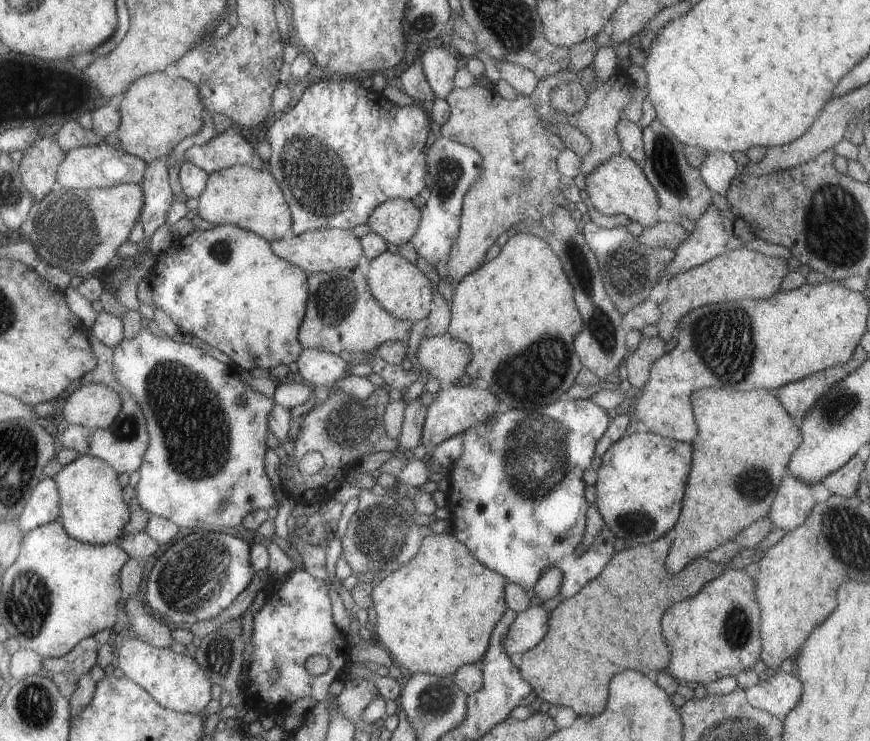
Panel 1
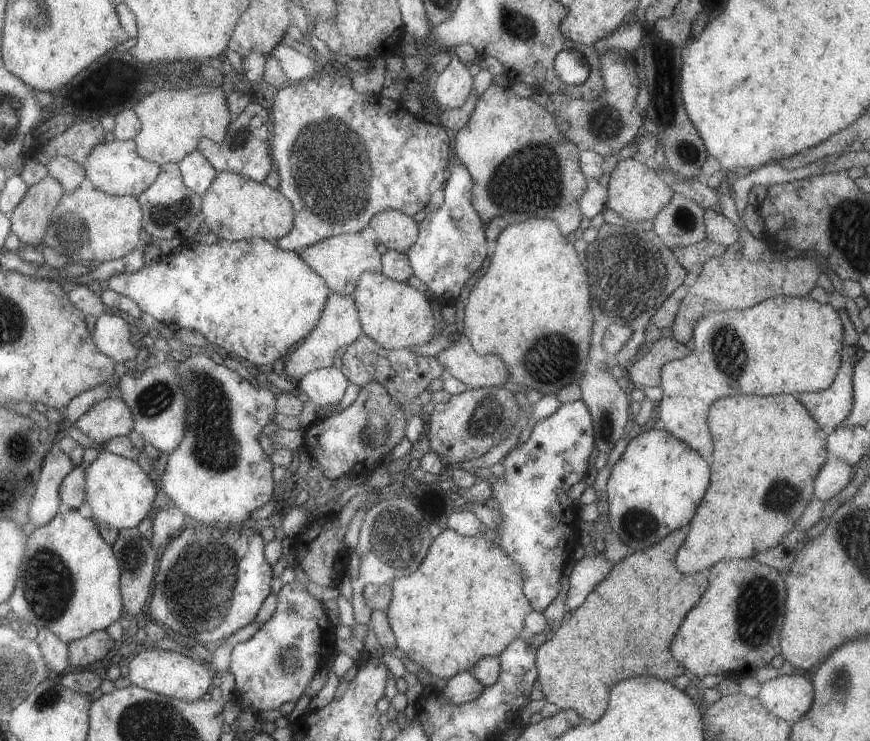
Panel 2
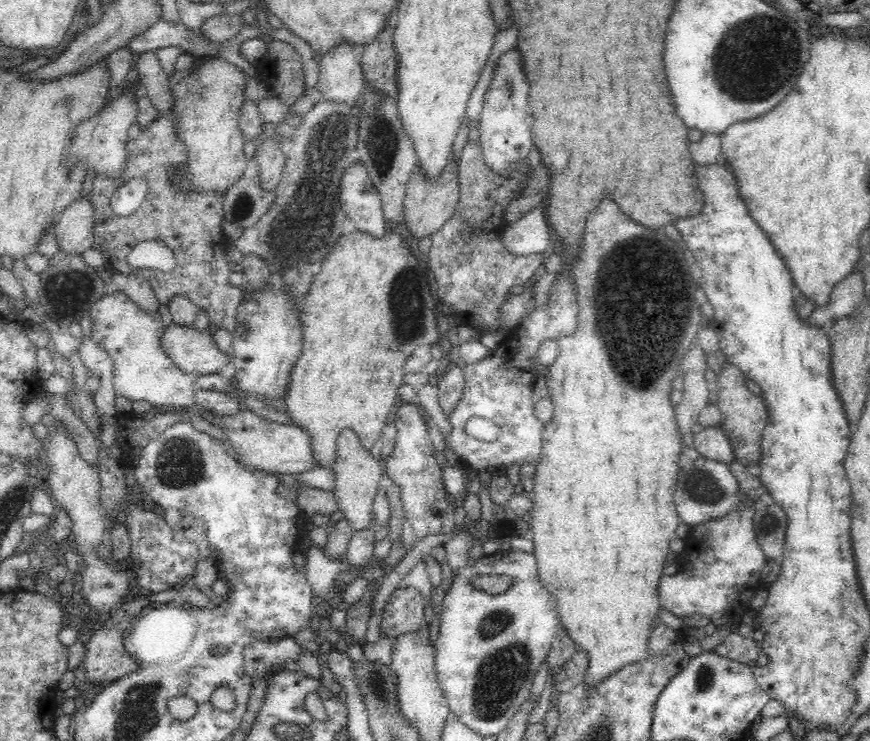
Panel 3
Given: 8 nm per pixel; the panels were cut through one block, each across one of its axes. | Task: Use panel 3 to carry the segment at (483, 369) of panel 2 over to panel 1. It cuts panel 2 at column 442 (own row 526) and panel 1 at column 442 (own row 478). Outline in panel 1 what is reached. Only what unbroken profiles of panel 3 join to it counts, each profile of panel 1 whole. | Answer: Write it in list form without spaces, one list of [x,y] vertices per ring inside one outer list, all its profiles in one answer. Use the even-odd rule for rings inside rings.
[[[434,335],[421,338],[415,358],[430,377],[453,385],[465,374],[471,353],[469,346],[457,338]]]

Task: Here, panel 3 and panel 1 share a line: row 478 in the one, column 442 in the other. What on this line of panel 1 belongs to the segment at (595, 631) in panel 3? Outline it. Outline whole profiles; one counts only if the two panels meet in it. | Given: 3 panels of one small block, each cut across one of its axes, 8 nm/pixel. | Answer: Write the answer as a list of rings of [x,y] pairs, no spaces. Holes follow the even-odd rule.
[[[450,532],[430,534],[415,544],[419,550],[399,568],[383,574],[374,582],[371,592],[375,622],[368,626],[373,642],[381,646],[405,675],[426,673],[437,677],[452,677],[457,668],[477,664],[482,660],[495,624],[506,610],[503,597],[505,580],[482,566]]]

